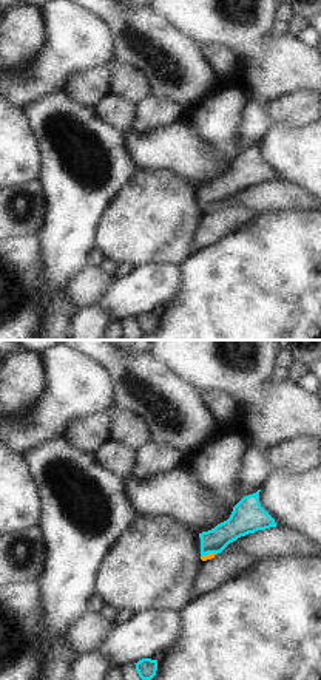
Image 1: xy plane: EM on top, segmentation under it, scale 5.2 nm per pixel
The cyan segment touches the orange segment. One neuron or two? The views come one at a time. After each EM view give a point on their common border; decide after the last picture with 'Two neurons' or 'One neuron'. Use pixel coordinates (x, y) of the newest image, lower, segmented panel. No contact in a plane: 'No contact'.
Touches cyan at (207, 554)

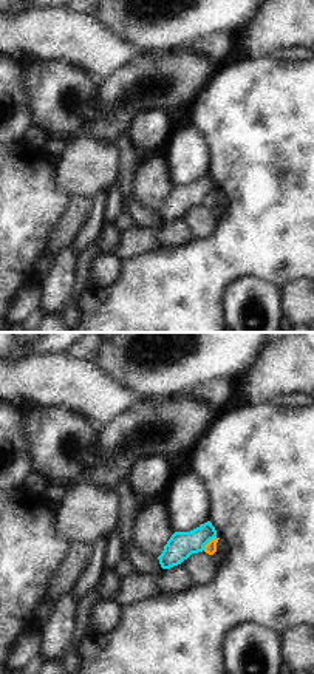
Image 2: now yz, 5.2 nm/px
Touches cyan at (208, 541)

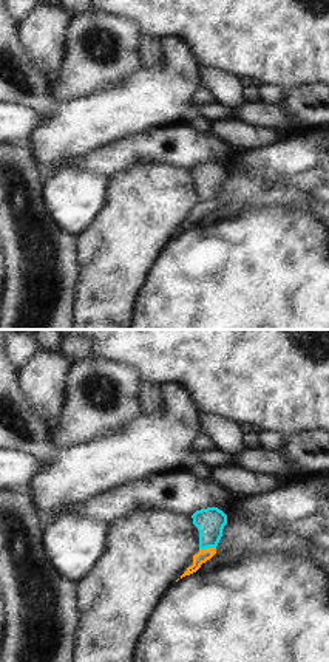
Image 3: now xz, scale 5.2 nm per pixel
Touches cyan at (207, 546)

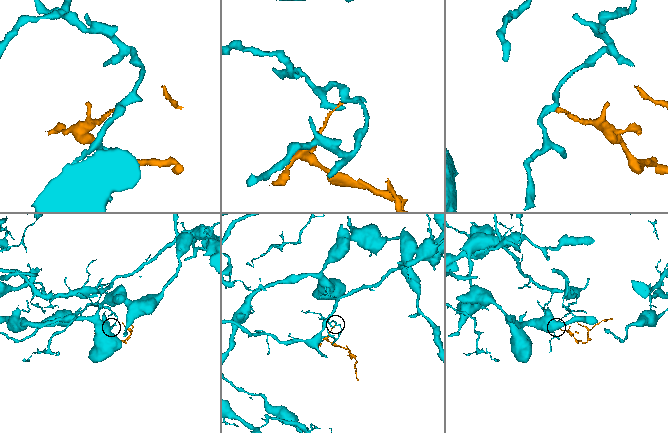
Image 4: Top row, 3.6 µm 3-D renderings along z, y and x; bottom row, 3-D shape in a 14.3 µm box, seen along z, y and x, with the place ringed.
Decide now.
Two neurons

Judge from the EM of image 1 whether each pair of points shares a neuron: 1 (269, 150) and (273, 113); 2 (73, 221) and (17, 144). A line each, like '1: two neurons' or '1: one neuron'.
1: two neurons
2: two neurons

